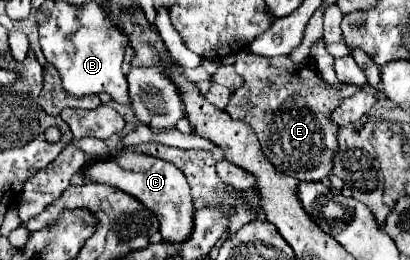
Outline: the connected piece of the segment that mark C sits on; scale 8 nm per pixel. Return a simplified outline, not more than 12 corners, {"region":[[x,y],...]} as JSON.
{"region":[[132,148],[86,168],[160,216],[166,242],[194,230],[188,182]]}

